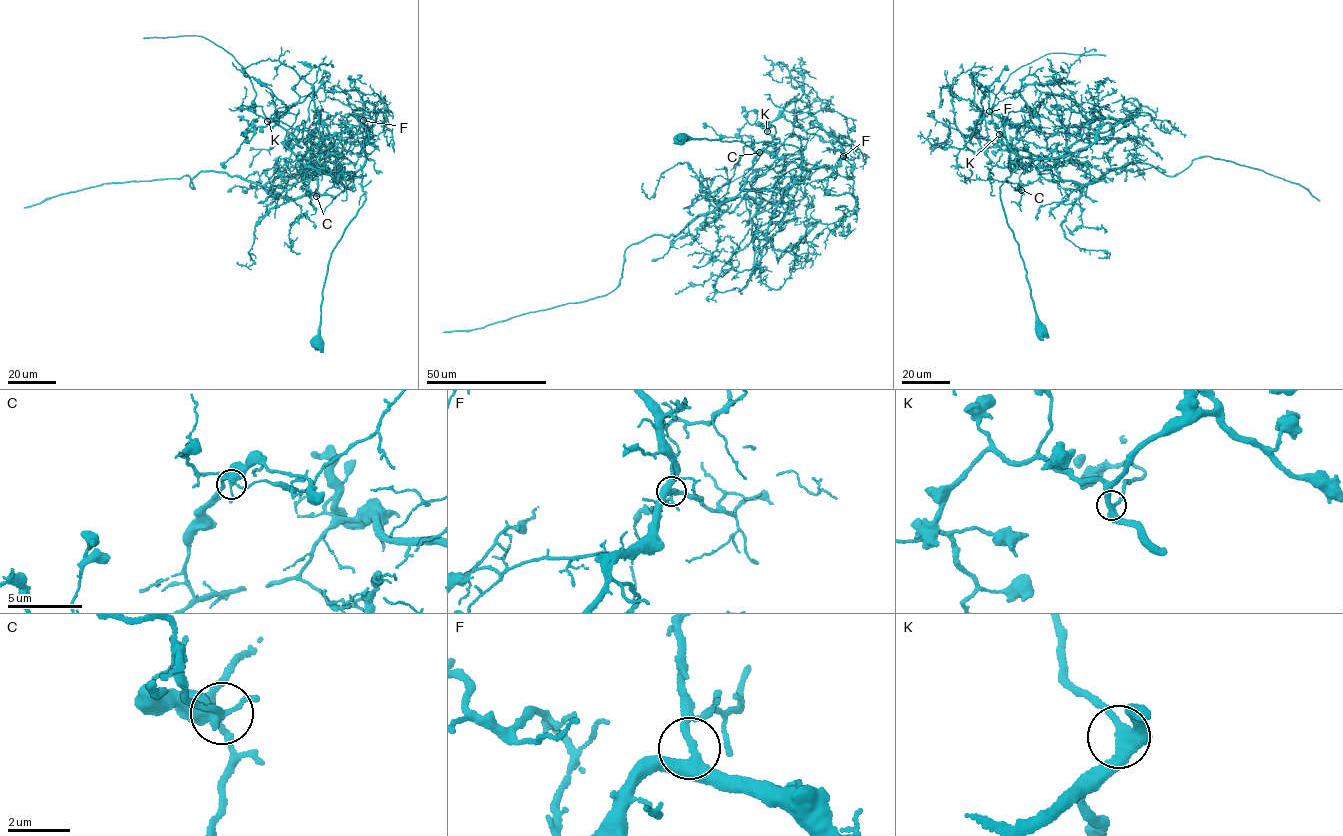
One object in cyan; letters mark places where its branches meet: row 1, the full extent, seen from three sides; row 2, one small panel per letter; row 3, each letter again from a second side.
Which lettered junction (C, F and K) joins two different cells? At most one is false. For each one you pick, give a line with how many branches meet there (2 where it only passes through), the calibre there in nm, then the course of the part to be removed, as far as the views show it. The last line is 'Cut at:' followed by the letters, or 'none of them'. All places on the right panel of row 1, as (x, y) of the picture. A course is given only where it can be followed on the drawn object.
C: 3 | 320 nm | (1021, 191), (1041, 177), (1086, 185), (1137, 161), (1176, 175), (1193, 160), (1210, 156), (1298, 184), (1320, 201)
Cut at: C

